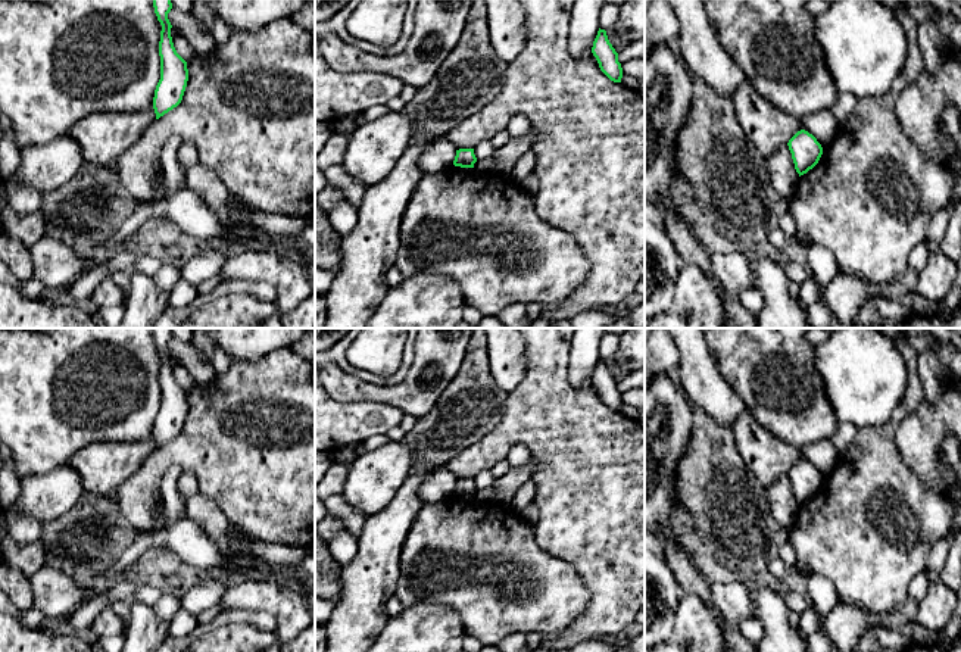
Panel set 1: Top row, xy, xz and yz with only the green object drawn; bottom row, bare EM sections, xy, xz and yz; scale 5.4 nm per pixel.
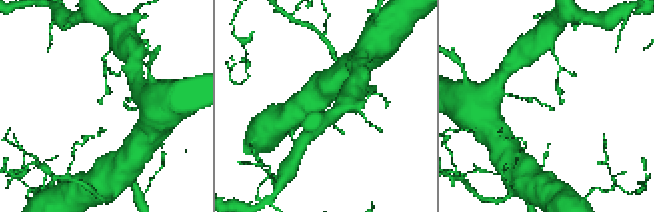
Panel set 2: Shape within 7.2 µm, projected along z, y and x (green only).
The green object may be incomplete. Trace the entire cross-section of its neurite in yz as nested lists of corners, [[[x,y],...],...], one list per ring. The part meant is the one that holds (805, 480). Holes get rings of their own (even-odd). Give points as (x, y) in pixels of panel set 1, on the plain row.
[[[805,459],[798,461],[787,472],[796,502],[801,505],[812,499],[821,484],[823,477],[817,468]]]

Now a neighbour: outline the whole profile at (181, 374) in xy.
[[[182,364],[175,365],[172,372],[174,372],[174,377],[175,377],[177,383],[185,391],[191,390],[197,384],[194,381],[194,378],[191,377],[191,374],[188,372],[188,369]]]

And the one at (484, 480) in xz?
[[[492,469],[481,471],[474,477],[474,484],[477,490],[489,492],[494,483],[494,475]]]

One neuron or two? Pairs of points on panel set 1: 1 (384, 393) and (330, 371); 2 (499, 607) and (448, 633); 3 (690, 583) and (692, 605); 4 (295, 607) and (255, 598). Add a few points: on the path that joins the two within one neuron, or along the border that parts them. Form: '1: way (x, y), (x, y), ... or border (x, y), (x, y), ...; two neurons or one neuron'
1: way (371, 393), (352, 390), (343, 384); one neuron
2: border (437, 602), (448, 604), (458, 612), (465, 635); two neurons
3: border (685, 592), (695, 593), (713, 618); two neurons
4: way (284, 601), (280, 598), (265, 598); one neuron

